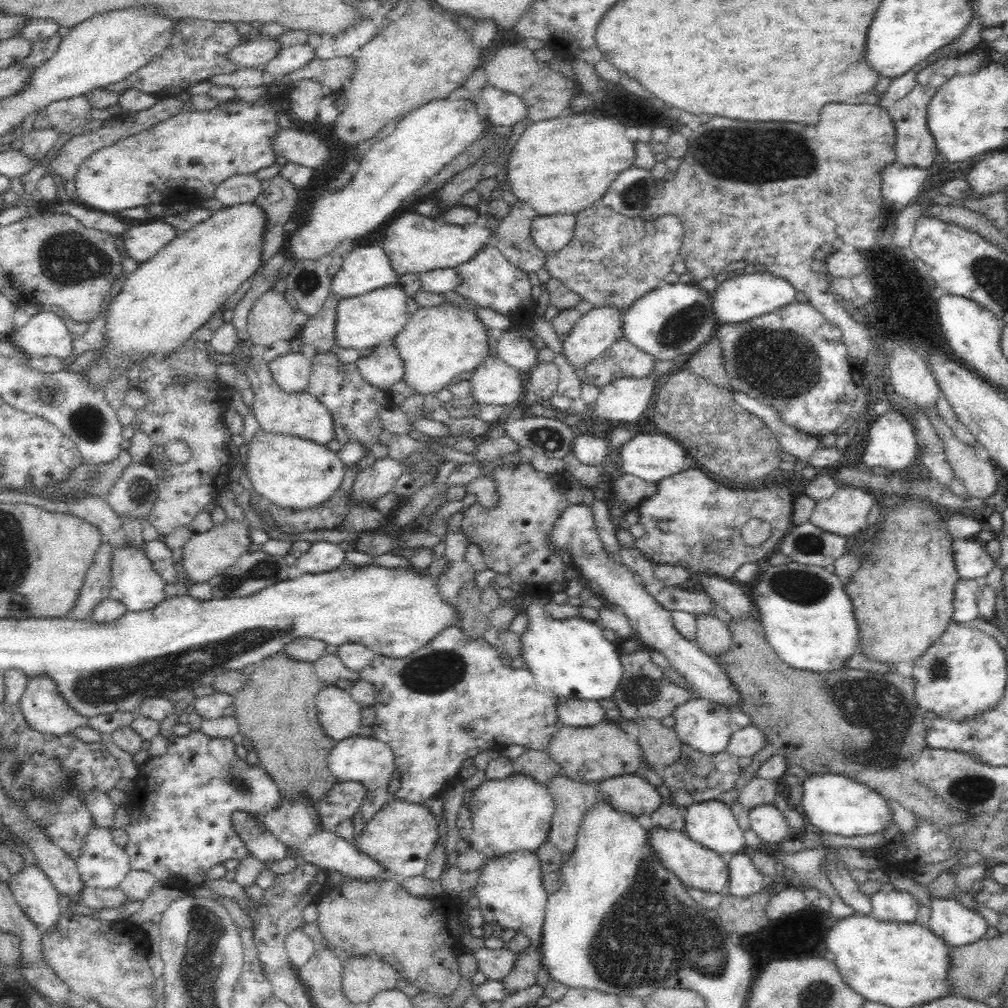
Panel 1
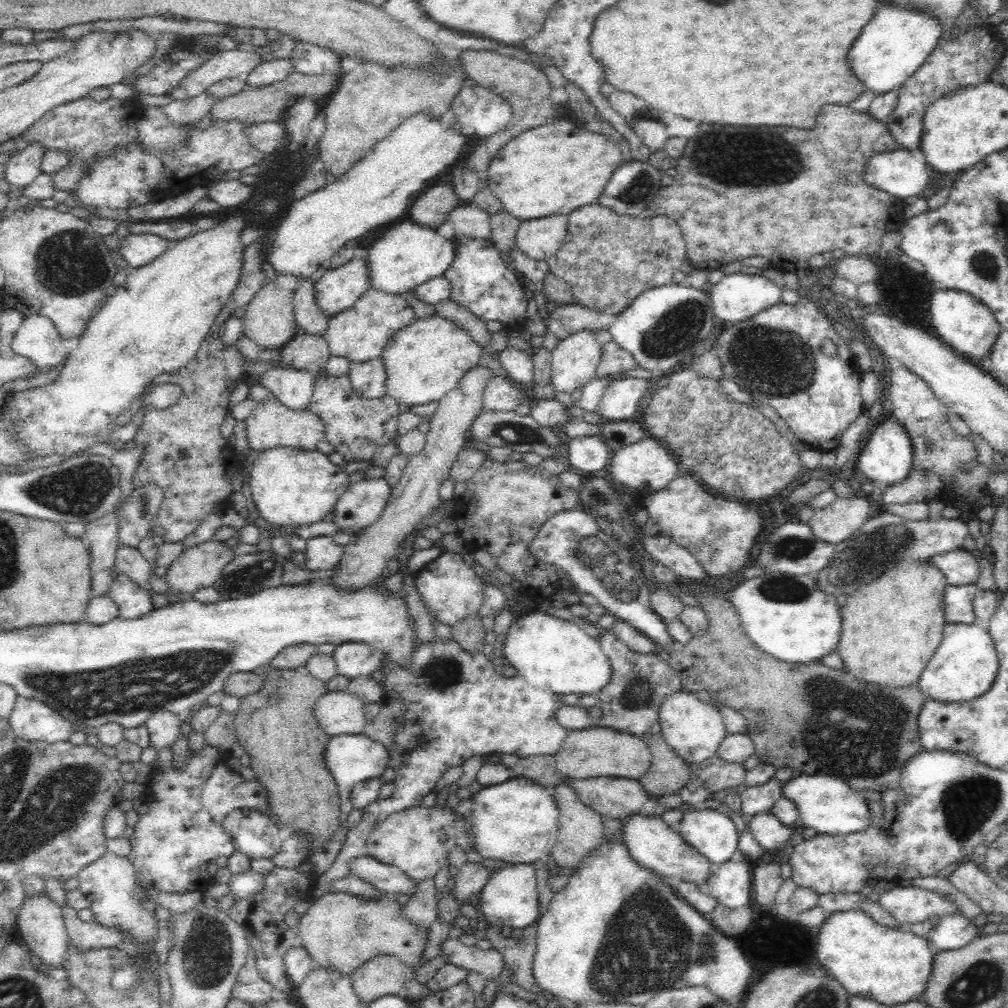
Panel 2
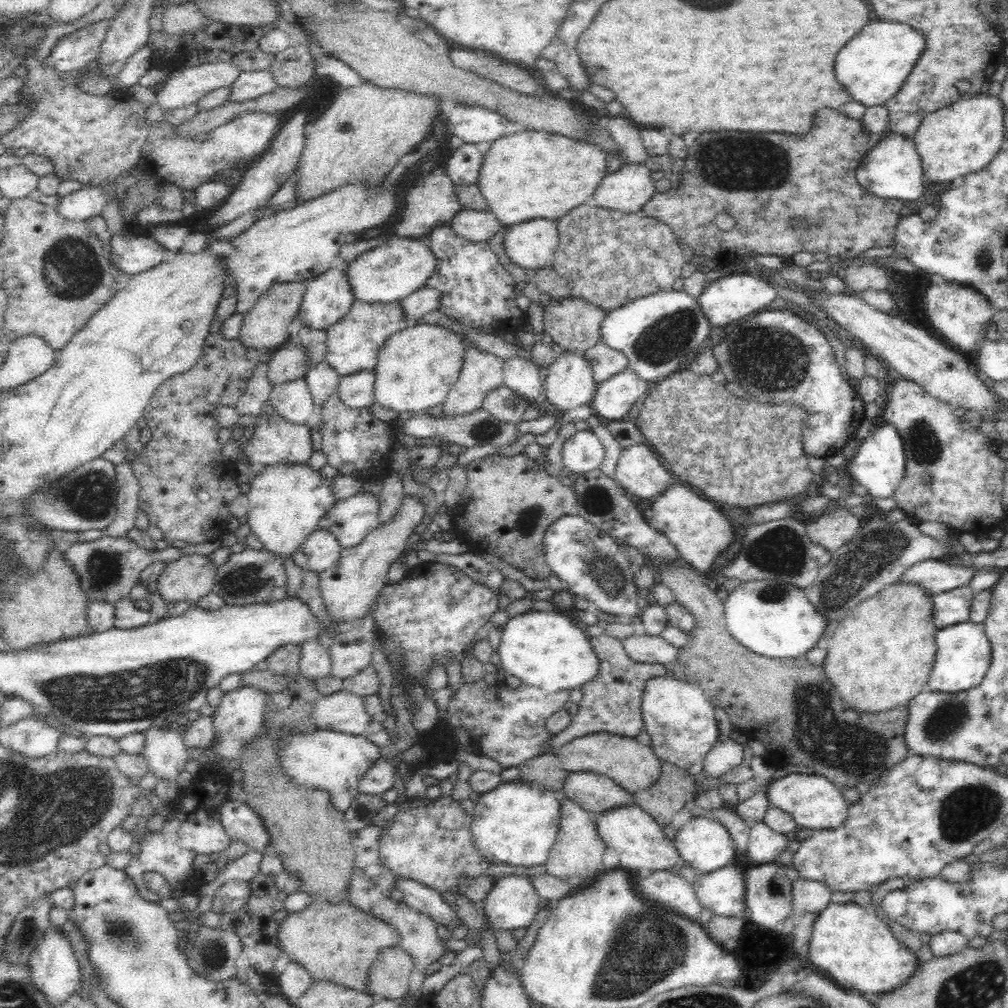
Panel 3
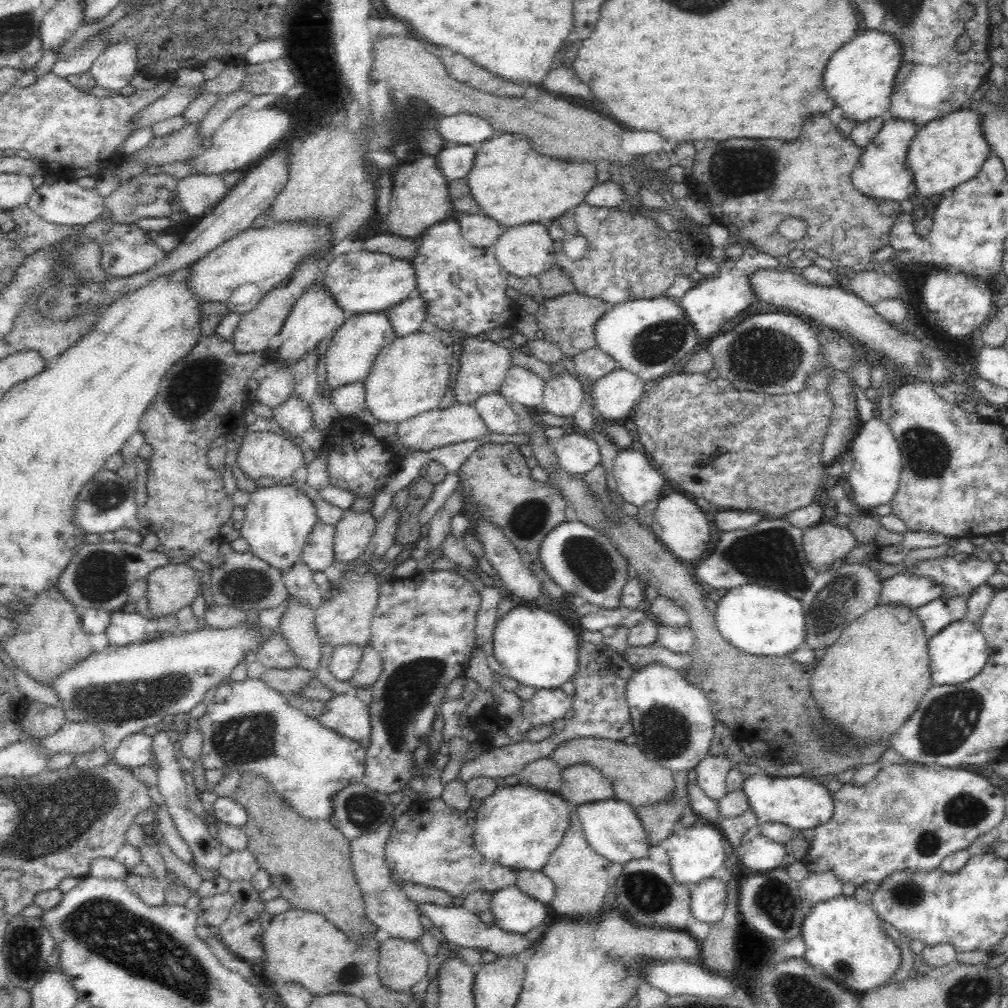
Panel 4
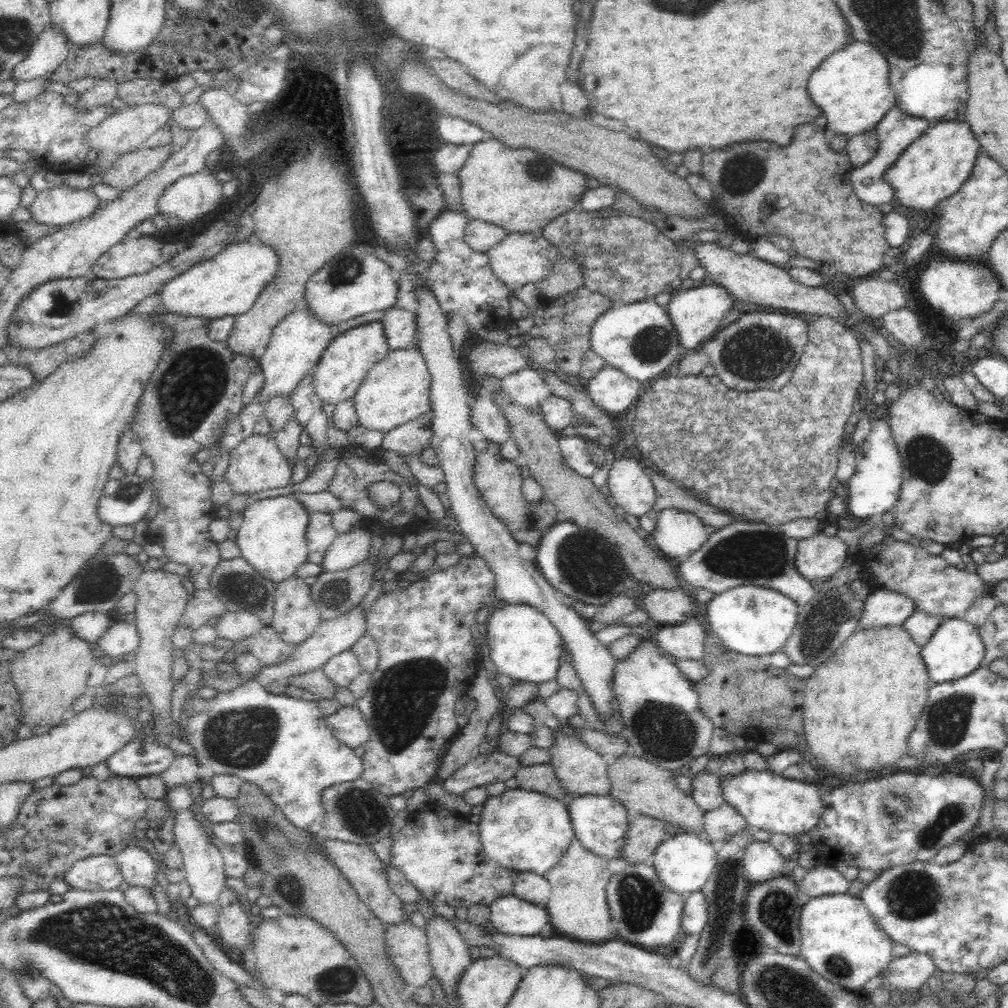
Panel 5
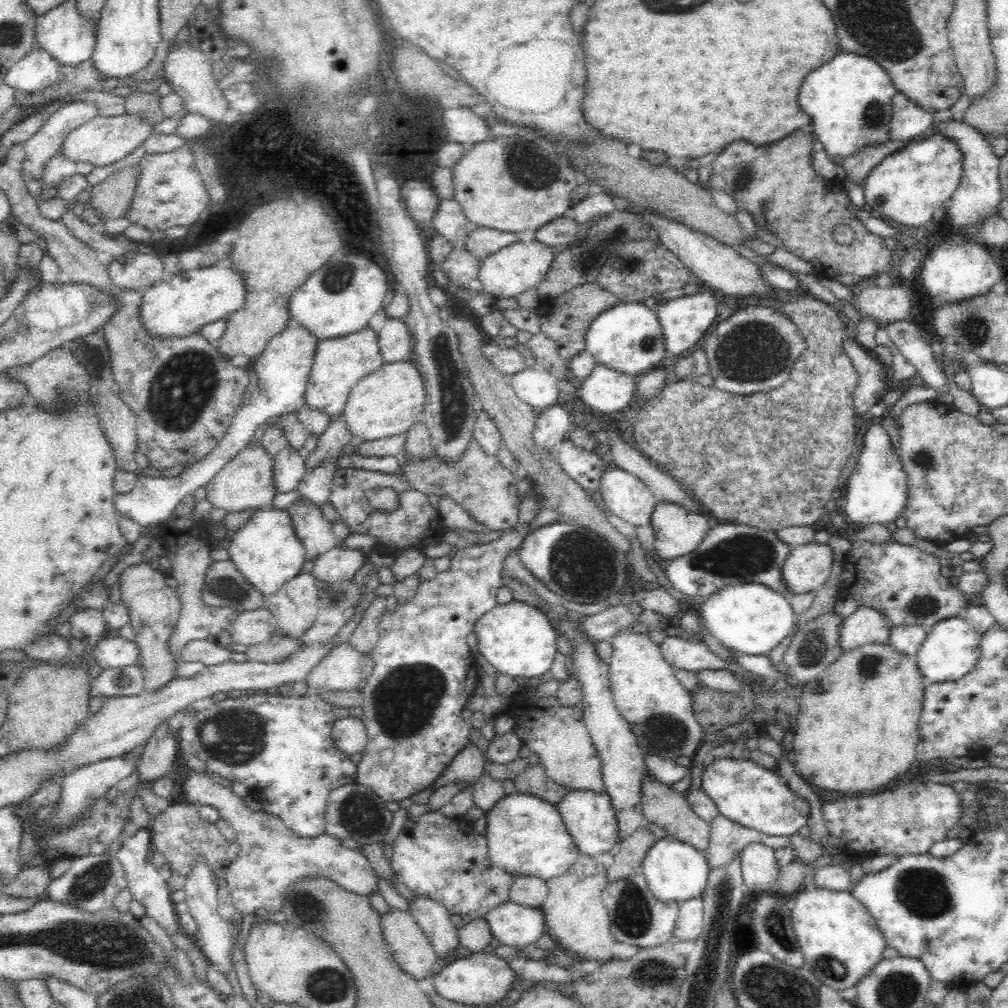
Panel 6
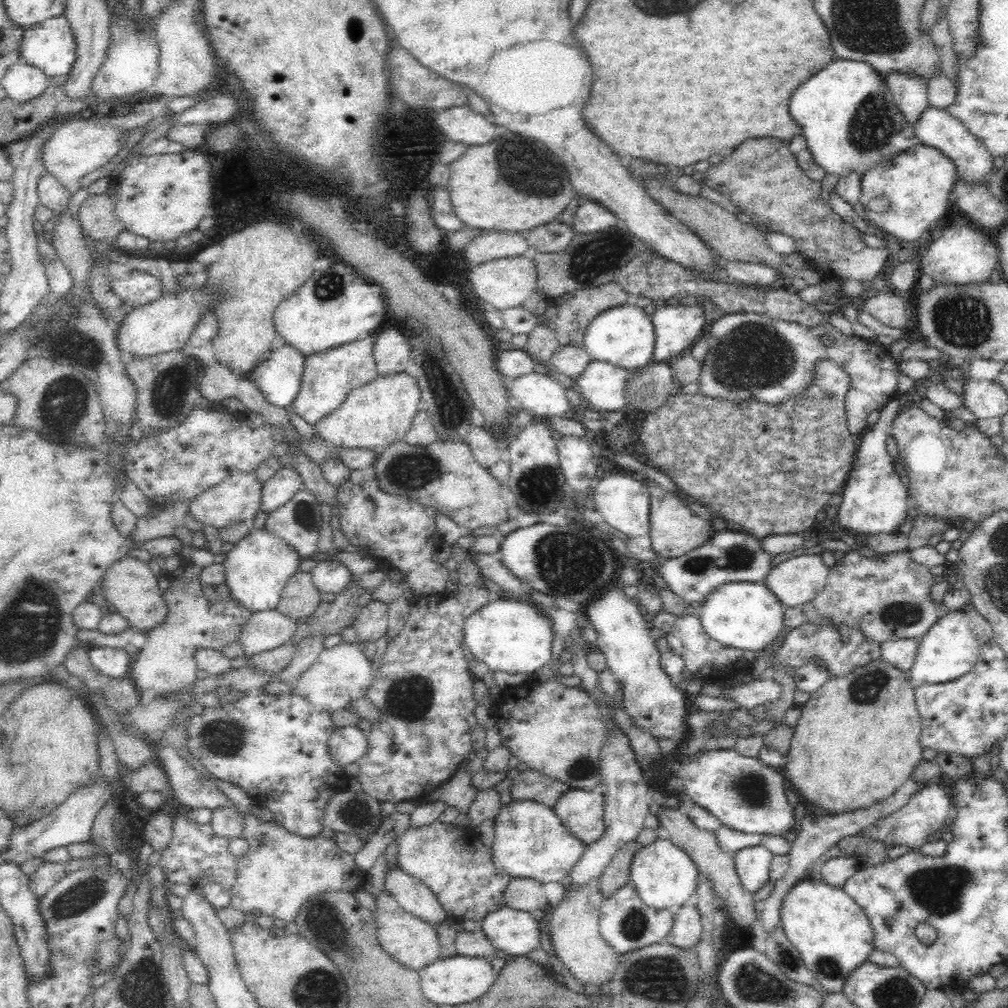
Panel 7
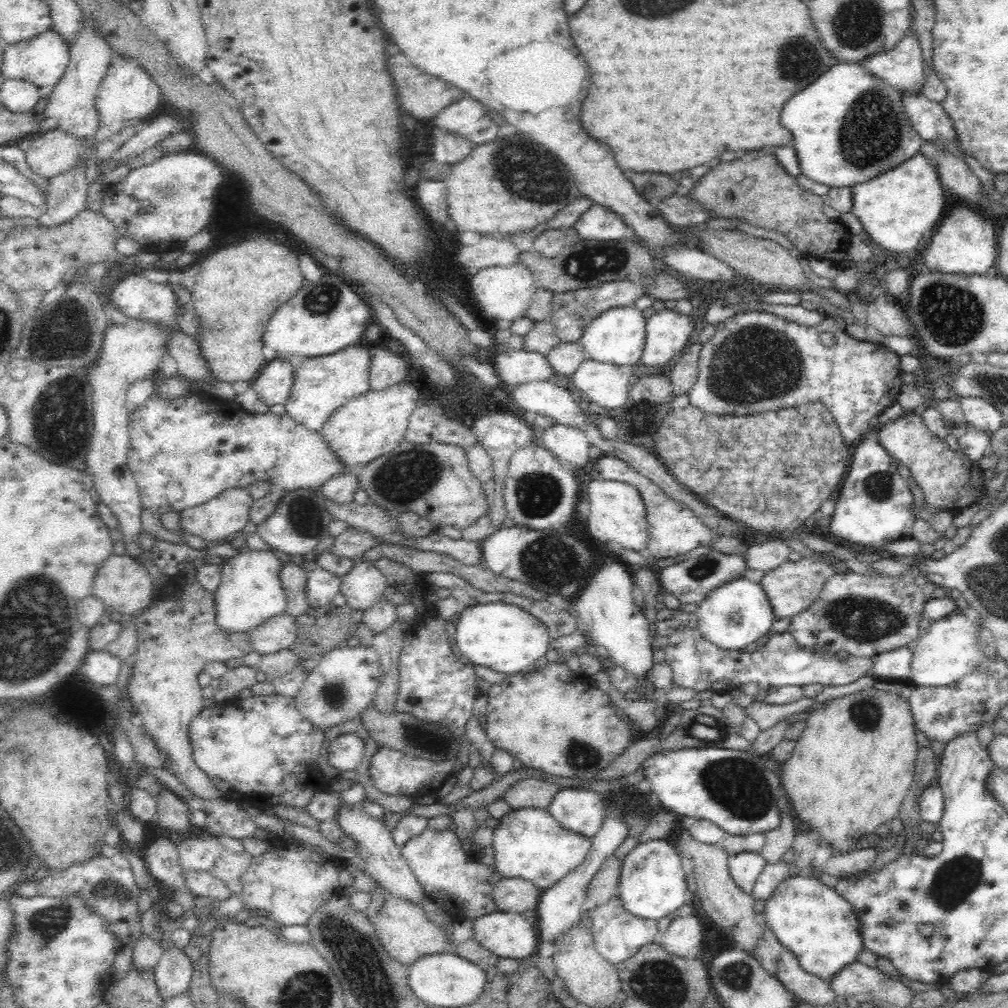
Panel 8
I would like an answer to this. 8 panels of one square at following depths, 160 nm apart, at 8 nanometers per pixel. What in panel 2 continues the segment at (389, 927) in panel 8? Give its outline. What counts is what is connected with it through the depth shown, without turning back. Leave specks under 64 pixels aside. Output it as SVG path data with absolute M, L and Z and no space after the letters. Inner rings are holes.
M380 953L351 974L353 989L367 1003L381 996L403 994L405 971L406 965L395 955Z

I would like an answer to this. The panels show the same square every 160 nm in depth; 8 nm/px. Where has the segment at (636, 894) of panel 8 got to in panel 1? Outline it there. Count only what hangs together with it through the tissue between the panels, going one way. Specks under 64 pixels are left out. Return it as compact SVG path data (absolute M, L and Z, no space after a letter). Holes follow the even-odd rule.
M719 799L686 806L682 831L690 840L721 857L734 856L745 847L743 829L730 807Z

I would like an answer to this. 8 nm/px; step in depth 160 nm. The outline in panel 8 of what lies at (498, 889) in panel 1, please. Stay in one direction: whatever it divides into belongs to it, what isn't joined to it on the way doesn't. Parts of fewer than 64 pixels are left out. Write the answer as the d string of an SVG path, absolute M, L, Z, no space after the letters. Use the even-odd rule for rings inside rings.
M496 911L472 919L472 938L482 948L498 958L516 960L534 956L538 950L537 932L534 923L528 922L522 913Z

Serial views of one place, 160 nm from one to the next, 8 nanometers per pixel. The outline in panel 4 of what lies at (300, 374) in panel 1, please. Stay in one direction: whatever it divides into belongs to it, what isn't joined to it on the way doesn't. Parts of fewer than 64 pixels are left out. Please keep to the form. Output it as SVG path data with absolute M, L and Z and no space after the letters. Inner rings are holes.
M294 394L285 403L274 408L273 416L278 426L290 434L288 438L302 436L312 427L311 408Z

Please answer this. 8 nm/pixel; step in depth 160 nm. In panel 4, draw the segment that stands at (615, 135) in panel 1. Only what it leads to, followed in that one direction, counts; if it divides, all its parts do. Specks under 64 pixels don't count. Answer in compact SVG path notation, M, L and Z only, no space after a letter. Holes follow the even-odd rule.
M503 133L476 146L474 165L468 174L467 182L470 194L478 207L479 213L499 222L503 228L522 226L523 224L542 223L547 225L564 212L585 202L585 196L597 183L594 164L590 162L565 162L554 160L550 156L540 156L532 149L531 142L522 136Z

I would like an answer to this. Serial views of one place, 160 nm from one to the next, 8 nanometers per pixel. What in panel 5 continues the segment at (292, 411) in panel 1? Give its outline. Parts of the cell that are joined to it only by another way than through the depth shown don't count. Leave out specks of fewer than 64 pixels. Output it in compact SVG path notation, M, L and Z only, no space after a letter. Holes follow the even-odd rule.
M252 435L245 438L230 452L225 474L222 476L233 494L256 494L265 490L282 488L290 484L292 465L280 453L276 439L272 435Z

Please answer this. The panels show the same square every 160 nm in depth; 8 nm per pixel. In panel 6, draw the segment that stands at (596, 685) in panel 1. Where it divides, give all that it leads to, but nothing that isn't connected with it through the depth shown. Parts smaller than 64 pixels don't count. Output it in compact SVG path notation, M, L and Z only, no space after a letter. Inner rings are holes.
M518 600L497 604L474 624L473 632L478 640L479 653L502 675L519 676L524 680L541 677L550 669L557 653L557 634L547 617Z

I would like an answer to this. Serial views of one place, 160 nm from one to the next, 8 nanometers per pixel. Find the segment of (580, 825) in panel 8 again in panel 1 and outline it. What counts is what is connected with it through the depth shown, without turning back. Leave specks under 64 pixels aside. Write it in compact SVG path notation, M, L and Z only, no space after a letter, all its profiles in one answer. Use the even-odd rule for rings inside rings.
M652 826L648 831L648 843L655 856L673 875L676 875L684 886L698 888L706 892L724 893L724 886L728 882L728 865L725 857L718 856L716 852L688 838L683 831L670 828Z

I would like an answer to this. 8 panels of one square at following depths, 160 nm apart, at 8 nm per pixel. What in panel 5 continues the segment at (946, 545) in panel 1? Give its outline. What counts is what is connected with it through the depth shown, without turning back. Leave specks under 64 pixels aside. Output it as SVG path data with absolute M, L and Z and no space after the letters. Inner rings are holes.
M902 625L853 633L840 650L817 666L806 679L803 735L814 759L813 766L837 778L896 766L896 762L909 755L908 739L922 716L930 685L921 647L912 641Z

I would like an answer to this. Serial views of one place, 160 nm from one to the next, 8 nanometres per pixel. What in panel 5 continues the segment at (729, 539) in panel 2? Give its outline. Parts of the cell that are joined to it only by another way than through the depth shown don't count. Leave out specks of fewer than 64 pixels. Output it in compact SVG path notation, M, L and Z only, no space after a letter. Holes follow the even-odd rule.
M665 508L658 512L649 540L664 556L682 560L704 544L710 531L696 515L682 509Z

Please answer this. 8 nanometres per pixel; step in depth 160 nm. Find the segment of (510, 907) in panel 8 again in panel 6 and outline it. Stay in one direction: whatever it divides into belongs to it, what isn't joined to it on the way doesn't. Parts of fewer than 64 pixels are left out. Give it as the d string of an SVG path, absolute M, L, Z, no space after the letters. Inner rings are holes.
M513 876L509 900L525 907L540 907L548 891L547 881L538 876Z

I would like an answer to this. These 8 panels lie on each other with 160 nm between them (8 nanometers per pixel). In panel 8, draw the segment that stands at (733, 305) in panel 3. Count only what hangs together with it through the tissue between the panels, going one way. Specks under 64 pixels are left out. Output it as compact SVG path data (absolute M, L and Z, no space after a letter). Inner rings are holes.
M664 308L647 318L639 368L662 366L662 370L666 370L688 344L692 330L694 320L691 315L678 314L674 309Z

